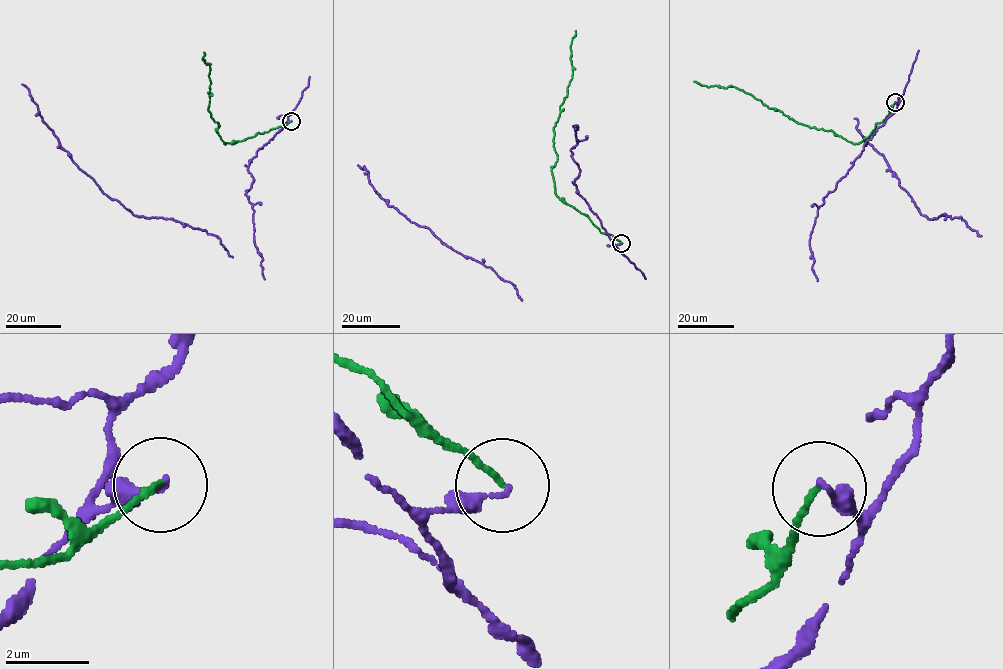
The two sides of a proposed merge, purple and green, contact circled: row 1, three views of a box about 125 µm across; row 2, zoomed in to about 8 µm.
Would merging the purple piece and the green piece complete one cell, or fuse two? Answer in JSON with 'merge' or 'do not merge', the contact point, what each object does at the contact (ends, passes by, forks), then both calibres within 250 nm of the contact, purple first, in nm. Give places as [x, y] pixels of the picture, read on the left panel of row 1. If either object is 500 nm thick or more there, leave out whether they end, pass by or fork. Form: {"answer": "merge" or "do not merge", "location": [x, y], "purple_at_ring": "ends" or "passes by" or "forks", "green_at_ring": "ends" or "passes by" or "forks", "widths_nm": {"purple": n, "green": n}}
{"answer": "do not merge", "location": [291, 121], "purple_at_ring": "ends", "green_at_ring": "ends", "widths_nm": {"purple": 190, "green": 140}}

